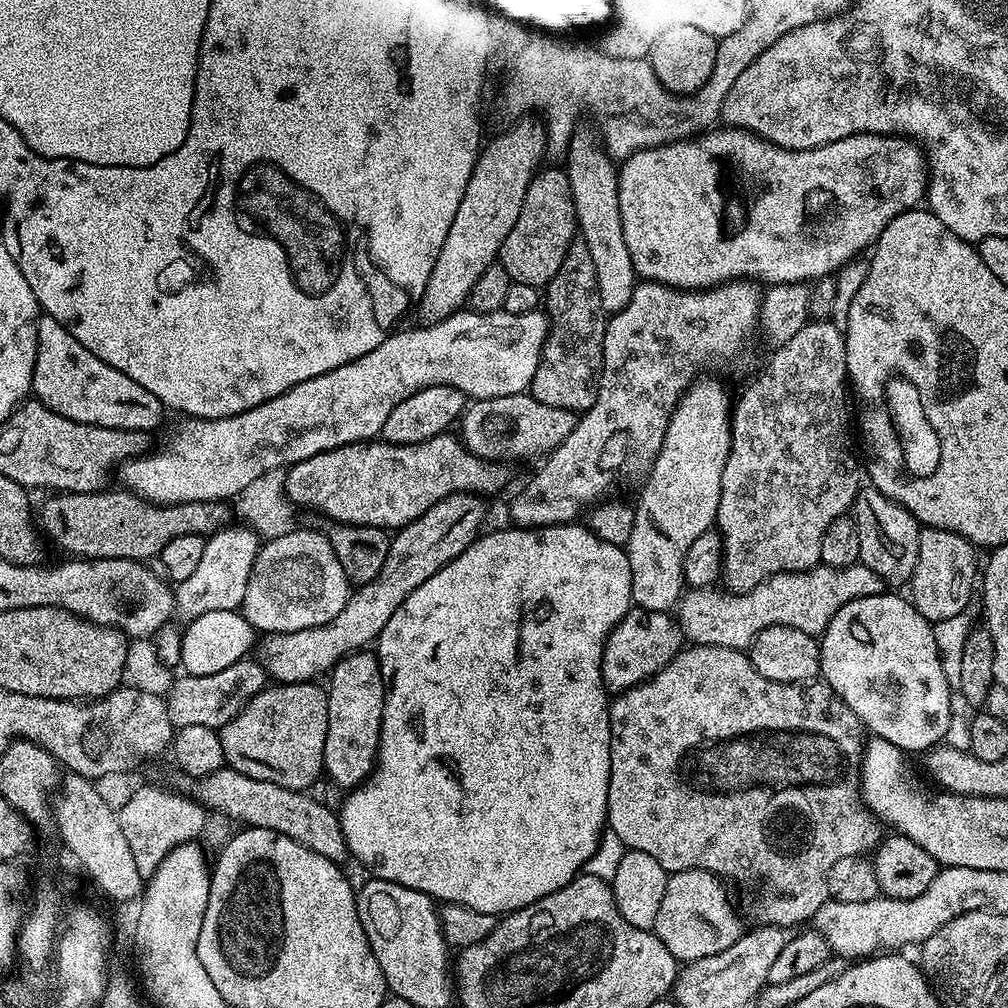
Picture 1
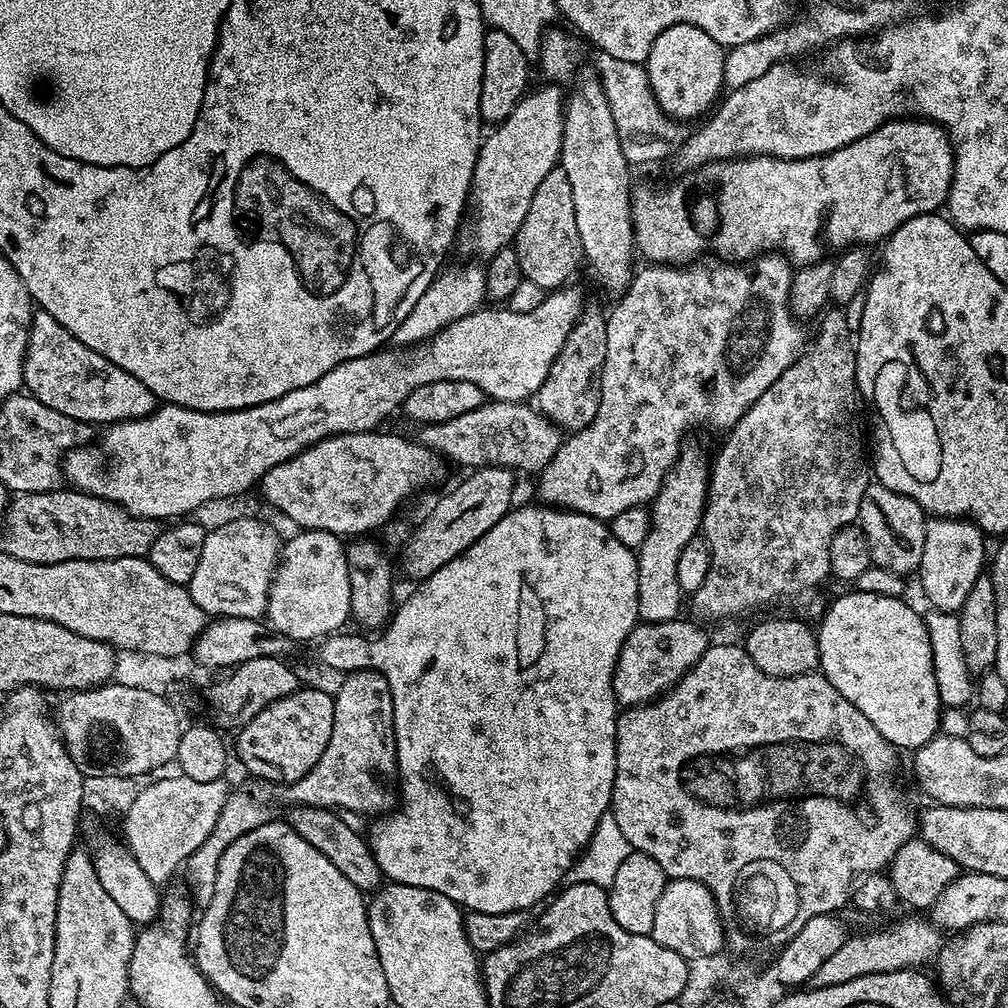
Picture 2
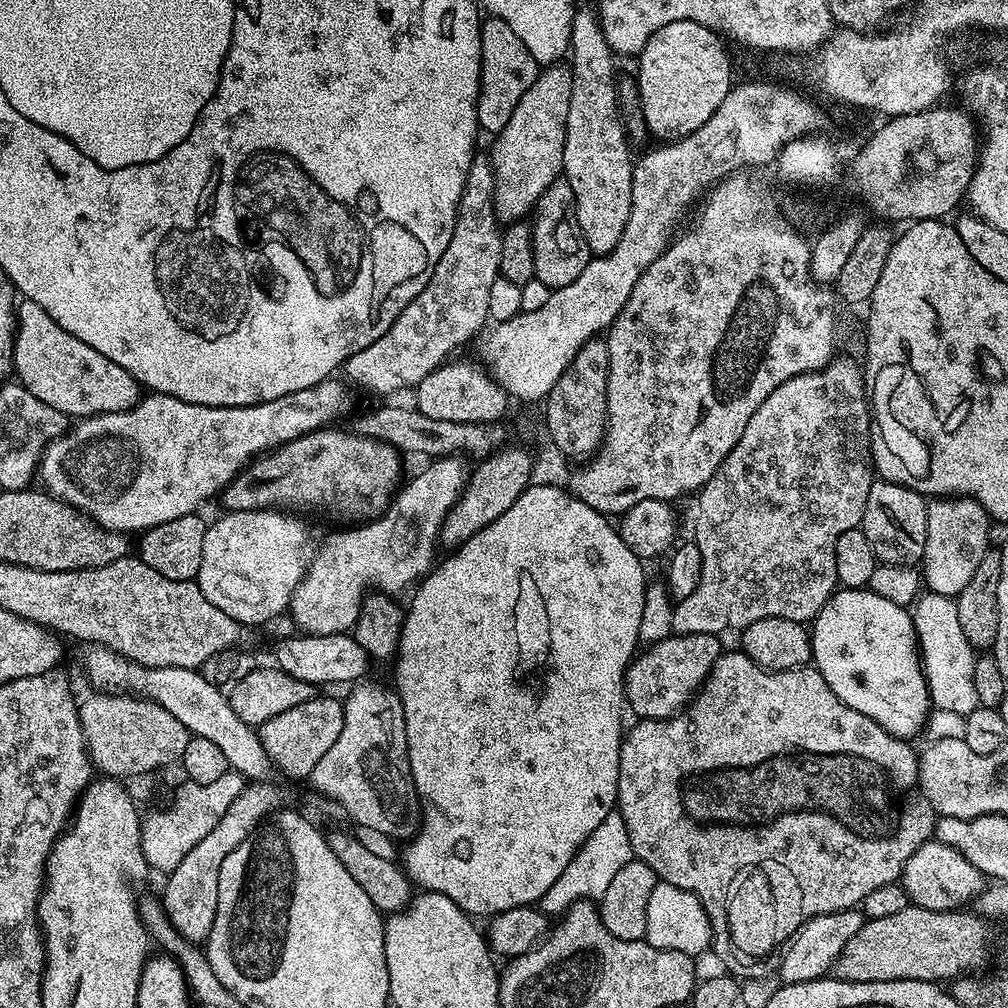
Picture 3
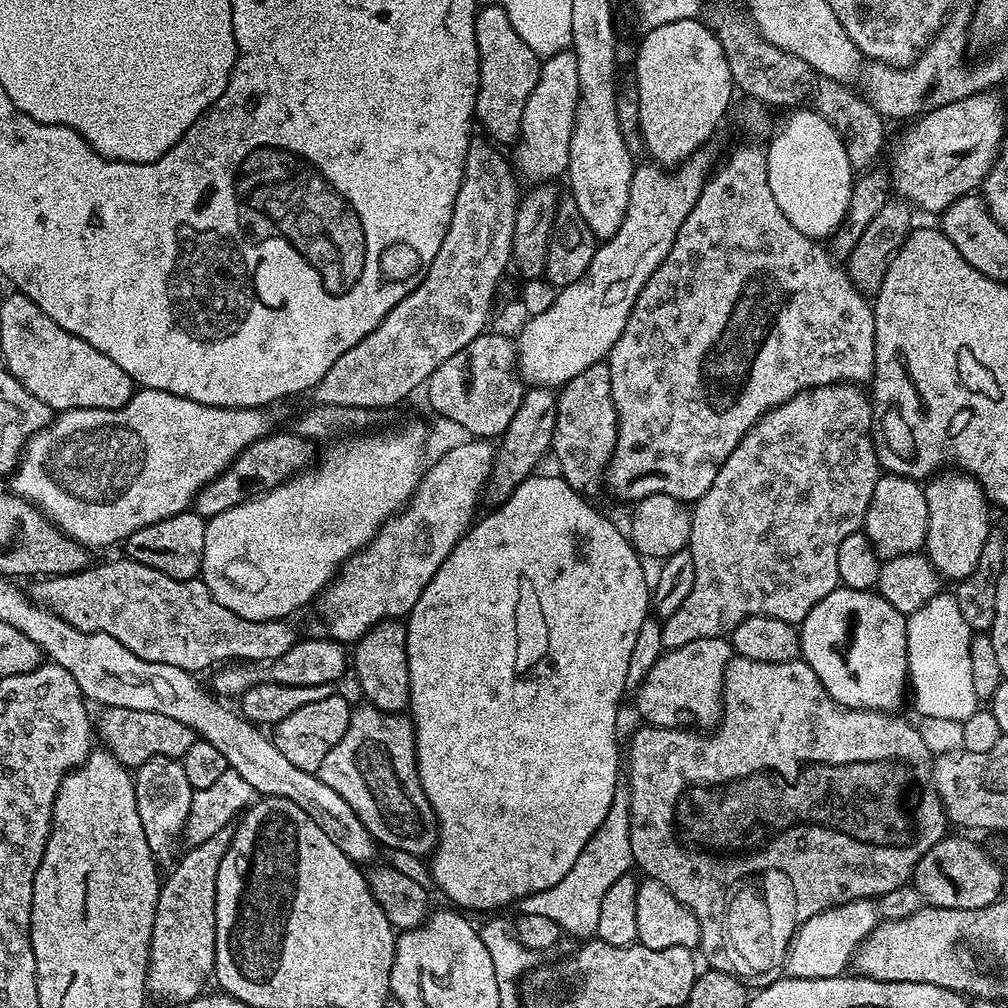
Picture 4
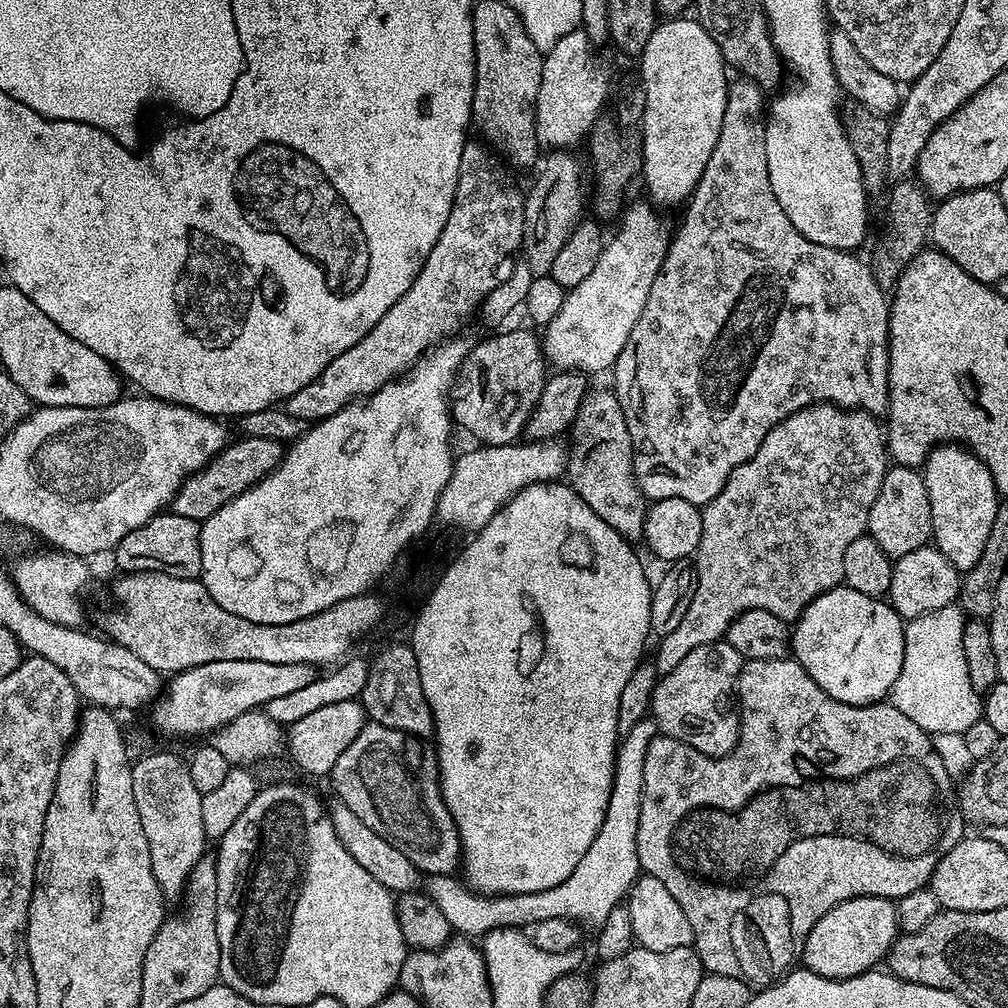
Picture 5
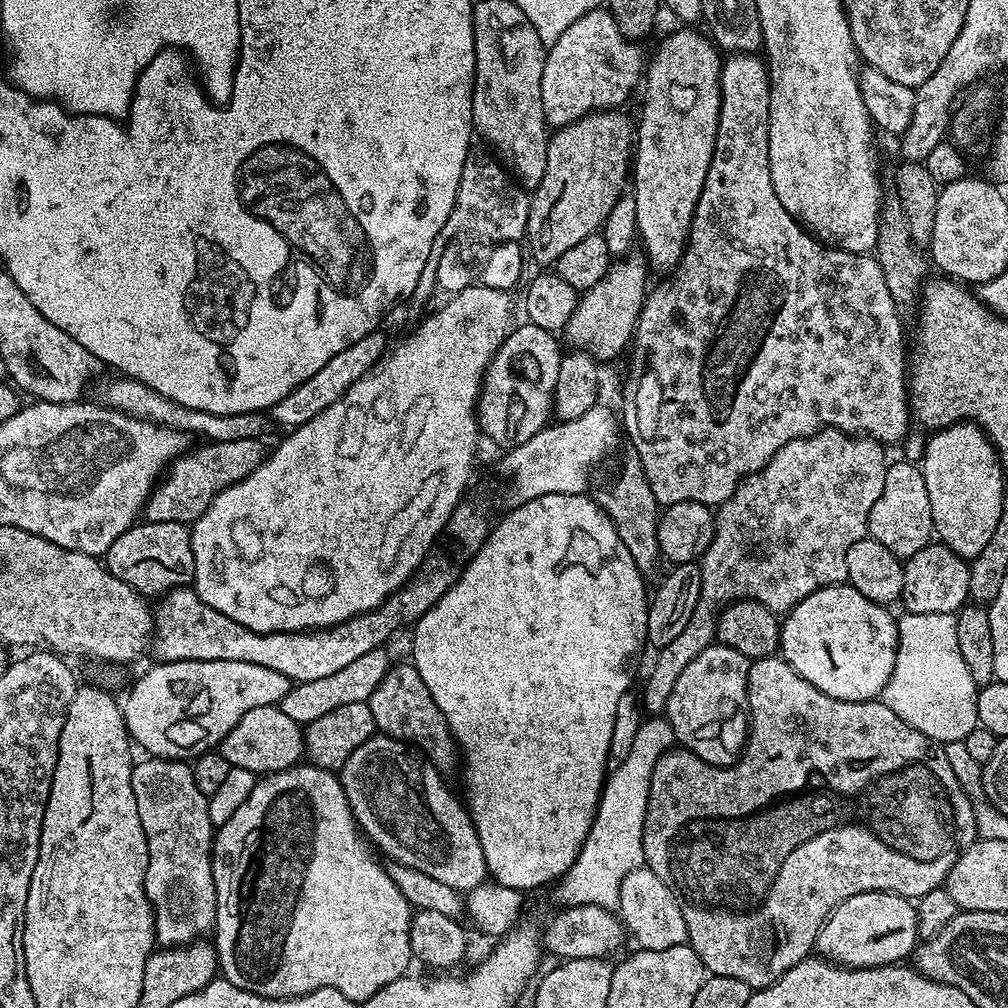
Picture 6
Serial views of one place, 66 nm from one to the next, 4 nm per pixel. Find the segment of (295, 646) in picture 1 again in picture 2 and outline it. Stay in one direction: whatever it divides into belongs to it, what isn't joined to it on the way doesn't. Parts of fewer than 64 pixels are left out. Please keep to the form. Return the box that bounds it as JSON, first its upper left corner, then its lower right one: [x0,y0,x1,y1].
[402,467,518,580]

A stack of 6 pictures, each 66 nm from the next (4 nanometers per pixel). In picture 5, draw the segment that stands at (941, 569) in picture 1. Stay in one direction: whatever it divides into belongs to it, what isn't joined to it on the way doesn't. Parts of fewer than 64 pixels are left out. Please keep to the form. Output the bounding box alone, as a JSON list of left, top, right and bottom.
[922,446,1002,572]

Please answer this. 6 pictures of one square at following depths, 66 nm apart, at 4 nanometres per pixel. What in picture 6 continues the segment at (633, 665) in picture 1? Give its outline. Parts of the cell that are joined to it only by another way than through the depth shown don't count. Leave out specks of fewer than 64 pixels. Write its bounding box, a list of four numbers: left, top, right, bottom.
[666,642,748,768]

